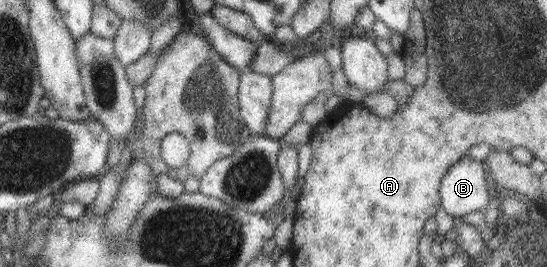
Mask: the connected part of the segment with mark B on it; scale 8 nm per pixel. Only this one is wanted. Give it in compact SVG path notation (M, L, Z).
M468 157L458 159L444 173L439 183L439 206L452 218L484 211L488 189L484 181L484 165Z

